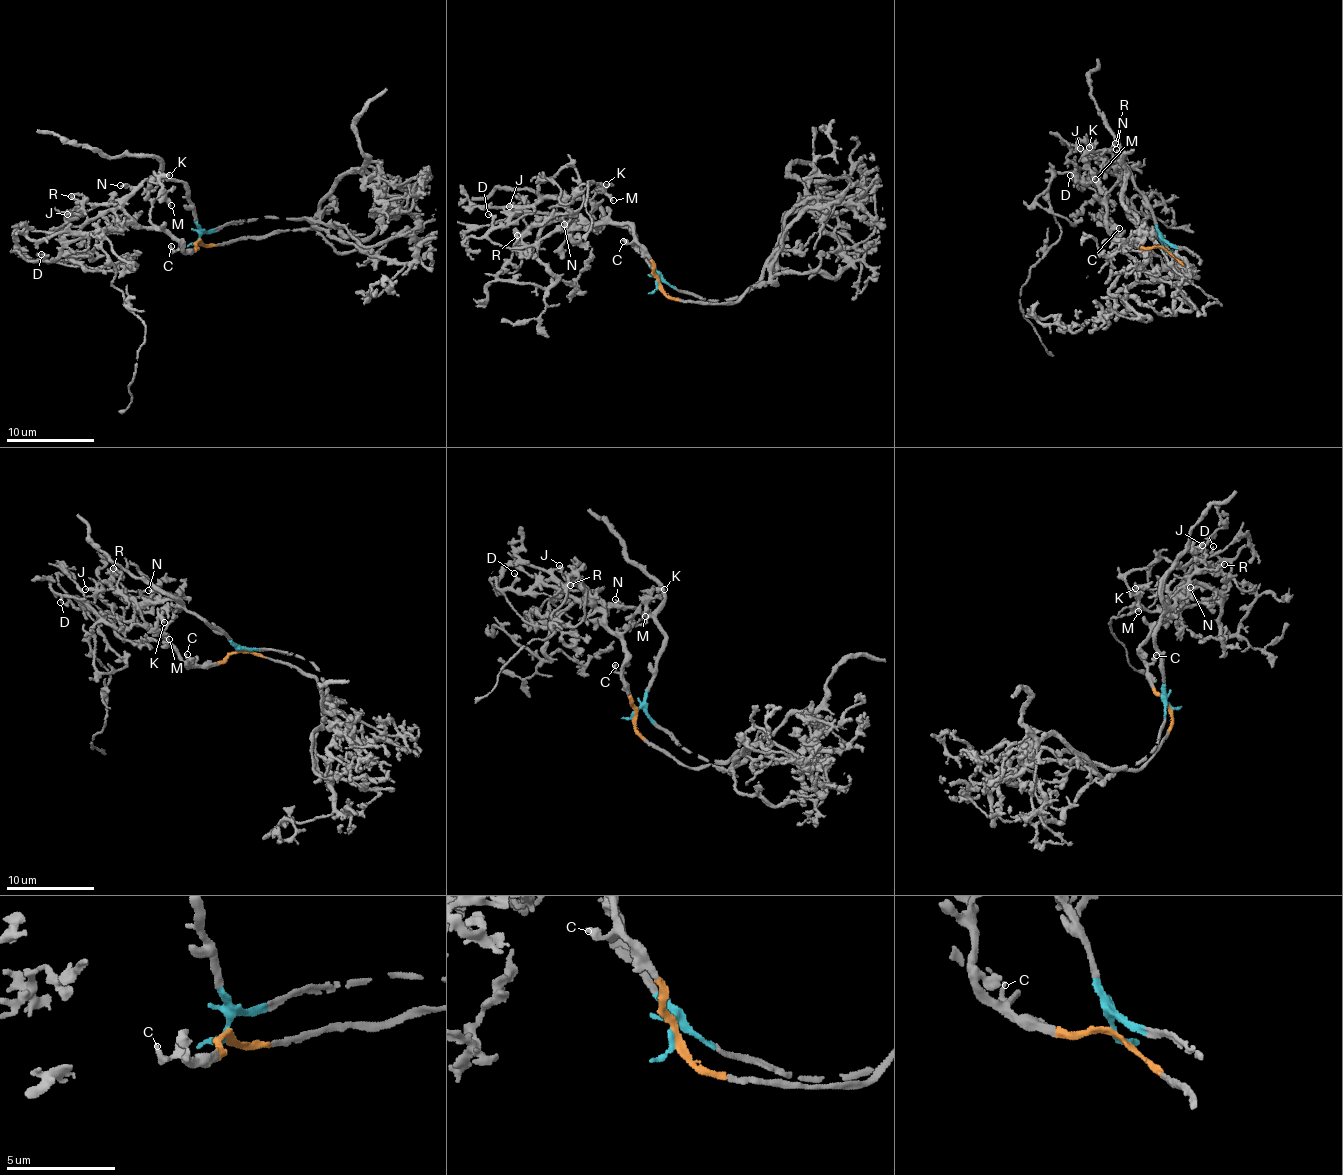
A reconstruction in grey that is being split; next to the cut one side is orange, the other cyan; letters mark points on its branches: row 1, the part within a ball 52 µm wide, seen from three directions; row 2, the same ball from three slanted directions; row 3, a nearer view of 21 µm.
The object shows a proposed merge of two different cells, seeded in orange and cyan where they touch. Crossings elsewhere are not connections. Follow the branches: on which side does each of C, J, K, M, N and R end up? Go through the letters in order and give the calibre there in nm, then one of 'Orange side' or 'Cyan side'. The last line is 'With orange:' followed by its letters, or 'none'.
C: Thickness 280 nm. Orange side
J: Thickness 200 nm. Orange side
K: Thickness 320 nm. Orange side
M: Thickness 320 nm. Orange side
N: Thickness 190 nm. Cyan side
R: Thickness 220 nm. Orange side
With orange: C, J, K, M, R

